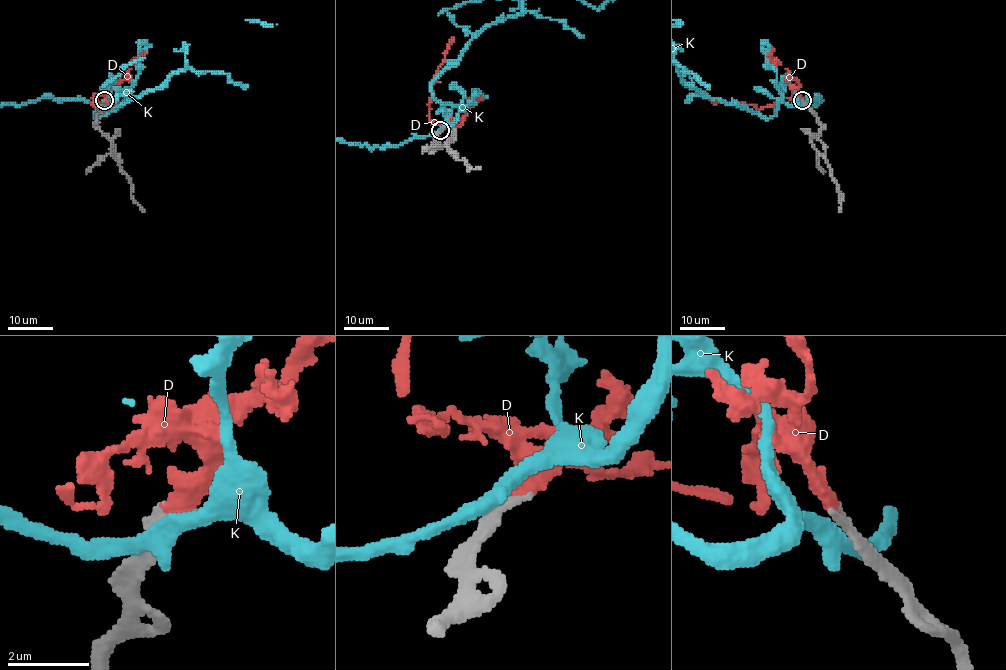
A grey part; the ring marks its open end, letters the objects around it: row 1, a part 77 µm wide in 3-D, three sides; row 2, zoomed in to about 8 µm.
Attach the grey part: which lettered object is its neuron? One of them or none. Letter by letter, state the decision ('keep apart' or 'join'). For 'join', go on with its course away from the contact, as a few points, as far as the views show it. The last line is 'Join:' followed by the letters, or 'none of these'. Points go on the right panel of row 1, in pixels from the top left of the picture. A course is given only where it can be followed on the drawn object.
D: join
K: keep apart
Join: D

